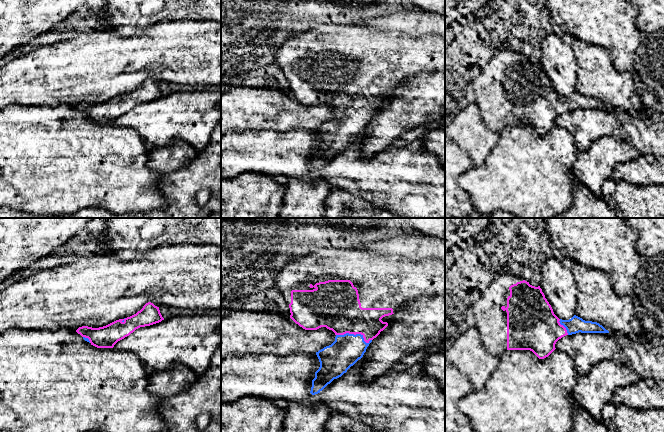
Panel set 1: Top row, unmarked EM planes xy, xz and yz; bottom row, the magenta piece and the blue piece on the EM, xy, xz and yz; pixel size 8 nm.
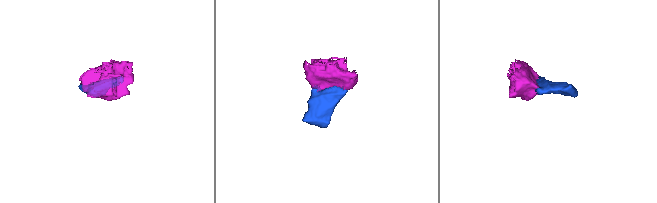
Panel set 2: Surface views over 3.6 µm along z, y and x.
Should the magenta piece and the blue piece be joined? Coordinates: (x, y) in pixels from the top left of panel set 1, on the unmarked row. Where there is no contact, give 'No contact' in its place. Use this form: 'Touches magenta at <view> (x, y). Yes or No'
Touches magenta at xz (355, 110). Yes

